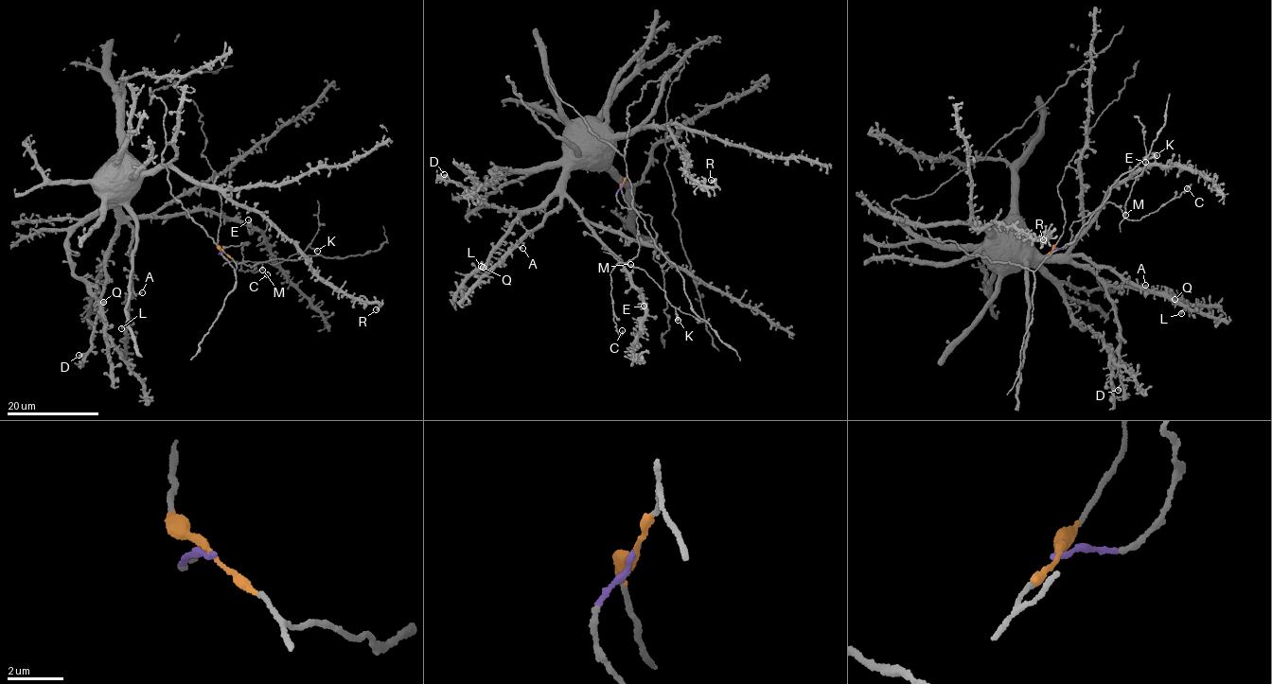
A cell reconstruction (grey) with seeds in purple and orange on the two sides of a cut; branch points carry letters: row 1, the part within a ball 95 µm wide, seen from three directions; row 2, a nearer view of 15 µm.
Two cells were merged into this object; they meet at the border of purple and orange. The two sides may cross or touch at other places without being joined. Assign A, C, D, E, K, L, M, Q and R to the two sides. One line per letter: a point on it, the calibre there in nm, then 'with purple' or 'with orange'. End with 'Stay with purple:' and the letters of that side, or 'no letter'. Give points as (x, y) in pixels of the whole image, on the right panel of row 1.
A: place (1145, 285); calibre 320 nm; with orange
C: place (1187, 188); calibre 240 nm; with purple
D: place (1118, 390); calibre 550 nm; with orange
E: place (1145, 162); calibre 280 nm; with orange
K: place (1157, 155); calibre 400 nm; with purple
L: place (1181, 313); calibre 440 nm; with orange
M: place (1125, 215); calibre 240 nm; with purple
Q: place (1174, 299); calibre 360 nm; with orange
R: place (1043, 239); calibre 320 nm; with orange
Stay with purple: C, K, M

